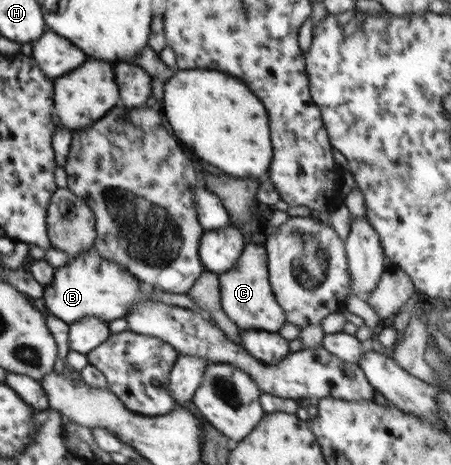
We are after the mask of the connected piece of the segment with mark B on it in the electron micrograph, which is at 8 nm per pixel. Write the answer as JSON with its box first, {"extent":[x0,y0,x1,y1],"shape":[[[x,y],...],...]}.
{"extent":[40,248,152,324],"shape":[[[91,248],[56,269],[53,282],[44,287],[40,306],[67,324],[81,318],[99,318],[101,322],[110,323],[127,317],[133,303],[151,301],[151,298],[152,296],[142,289],[140,280],[127,268],[102,257]]]}

